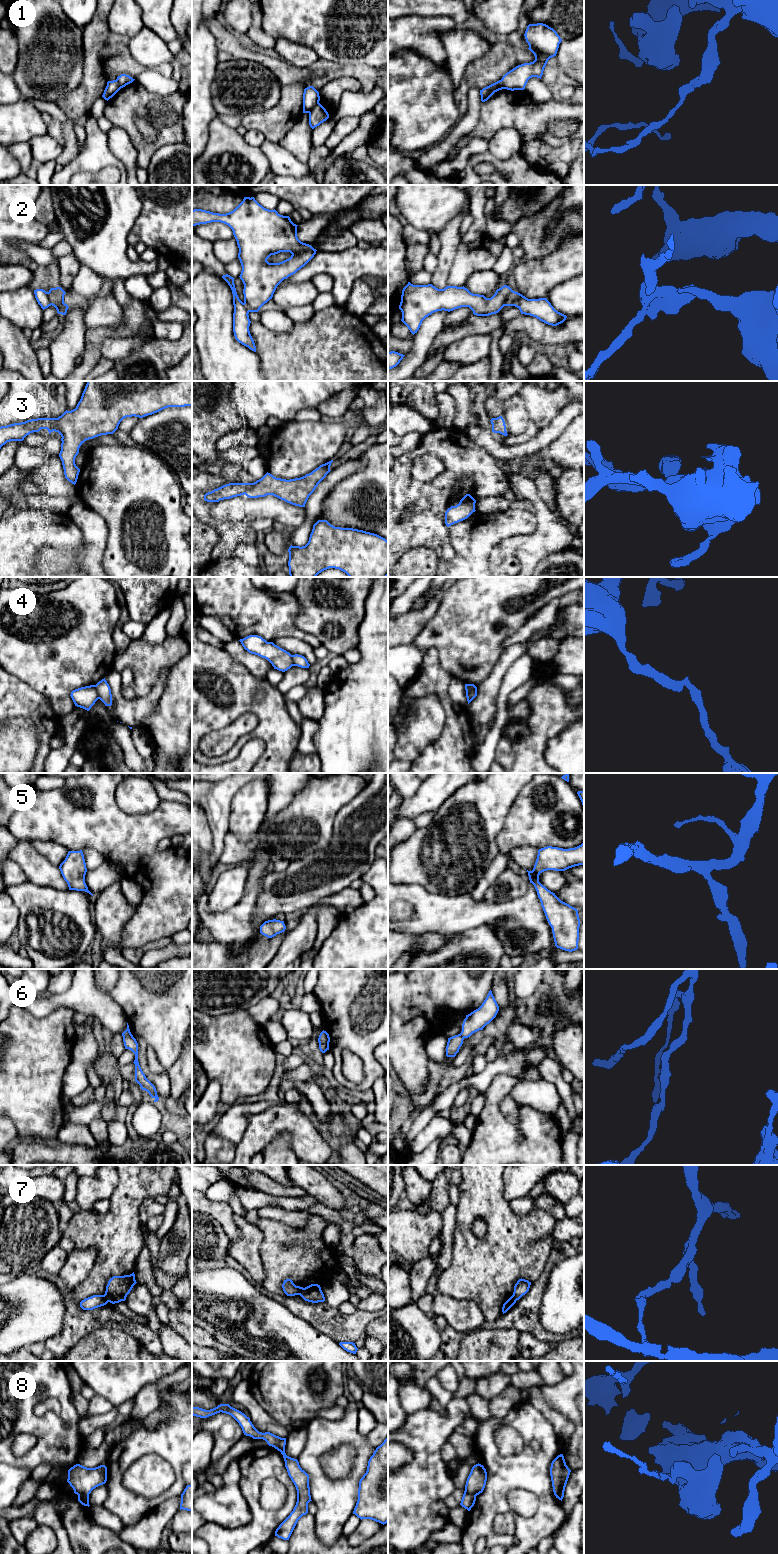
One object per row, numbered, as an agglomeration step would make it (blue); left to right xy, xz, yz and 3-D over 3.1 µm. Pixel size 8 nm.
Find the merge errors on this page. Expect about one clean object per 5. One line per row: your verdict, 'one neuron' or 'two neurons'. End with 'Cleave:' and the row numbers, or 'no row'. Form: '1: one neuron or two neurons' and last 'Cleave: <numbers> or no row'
1: two neurons
2: two neurons
3: one neuron
4: two neurons
5: one neuron
6: two neurons
7: two neurons
8: two neurons
Cleave: 1, 2, 4, 6, 7, 8

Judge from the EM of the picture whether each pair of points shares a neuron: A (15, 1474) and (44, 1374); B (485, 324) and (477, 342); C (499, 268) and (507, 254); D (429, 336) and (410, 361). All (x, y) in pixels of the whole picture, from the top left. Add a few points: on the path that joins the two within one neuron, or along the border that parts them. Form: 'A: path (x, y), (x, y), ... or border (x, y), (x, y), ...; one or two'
A: border (10, 1464), (25, 1467), (31, 1471); two
B: border (489, 333), (472, 334), (457, 341); two
C: path (502, 265), (507, 257); one
D: path (423, 342), (416, 355); one

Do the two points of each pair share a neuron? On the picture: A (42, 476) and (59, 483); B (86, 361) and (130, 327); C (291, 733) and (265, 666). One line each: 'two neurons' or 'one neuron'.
A: one neuron
B: one neuron
C: two neurons

